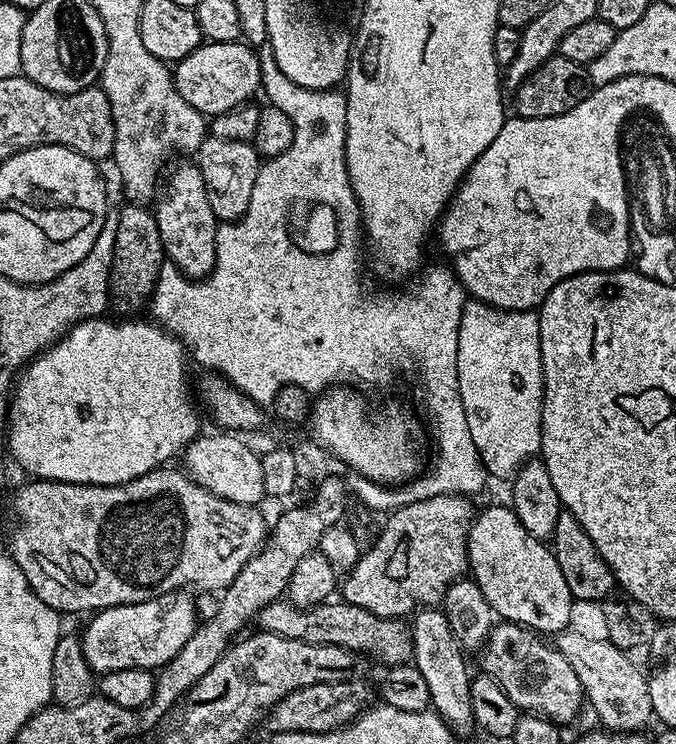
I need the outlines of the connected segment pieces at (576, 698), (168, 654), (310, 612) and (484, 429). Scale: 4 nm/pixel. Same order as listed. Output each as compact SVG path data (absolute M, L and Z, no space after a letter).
M497 623L482 647L482 654L484 654L482 672L483 675L492 676L494 682L498 682L502 690L506 690L506 698L510 698L510 702L514 702L514 706L519 708L521 713L544 716L556 724L566 725L586 704L582 682L578 682L578 674L574 674L574 666L570 666L570 662L562 658L560 651L549 641L547 644L544 640L547 639L543 635L533 632L523 624Z
M187 591L167 592L158 598L150 598L146 602L119 604L113 608L99 609L91 617L88 629L82 632L84 657L86 662L97 674L113 672L114 670L130 670L131 668L146 668L159 670L169 664L182 650L182 646L190 639L198 627L196 620L196 604L188 597Z
M287 598L275 600L260 612L259 631L278 634L282 638L294 638L298 642L342 646L361 657L373 656L374 659L381 660L384 666L407 664L412 660L412 629L403 619L382 618L378 614L370 614L370 610L362 610L360 606L332 603L300 608Z
M469 299L458 326L458 390L470 425L470 438L478 446L489 477L507 481L540 450L544 371L540 349L540 317L535 311L501 312L480 300Z

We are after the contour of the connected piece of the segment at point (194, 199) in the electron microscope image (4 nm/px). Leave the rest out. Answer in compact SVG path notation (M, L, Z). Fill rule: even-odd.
M184 158L180 165L168 176L168 181L163 181L162 191L154 204L158 234L162 234L162 246L165 257L179 270L183 276L190 280L202 280L211 274L216 266L216 229L218 221L214 210L210 210L210 202L206 198L206 186L202 182L199 163Z

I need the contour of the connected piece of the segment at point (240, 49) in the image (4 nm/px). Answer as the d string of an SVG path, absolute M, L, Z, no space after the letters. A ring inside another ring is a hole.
M244 42L235 44L201 43L186 58L182 58L174 68L174 79L178 94L194 106L205 118L234 110L239 104L249 103L252 95L261 91L260 61L261 57L255 47Z

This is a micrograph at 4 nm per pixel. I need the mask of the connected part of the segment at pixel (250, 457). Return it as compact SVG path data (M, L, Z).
M201 434L188 443L182 453L183 471L191 476L198 486L239 504L259 505L265 499L262 486L262 462L258 452L255 452L244 439L236 434L216 434L207 436Z

